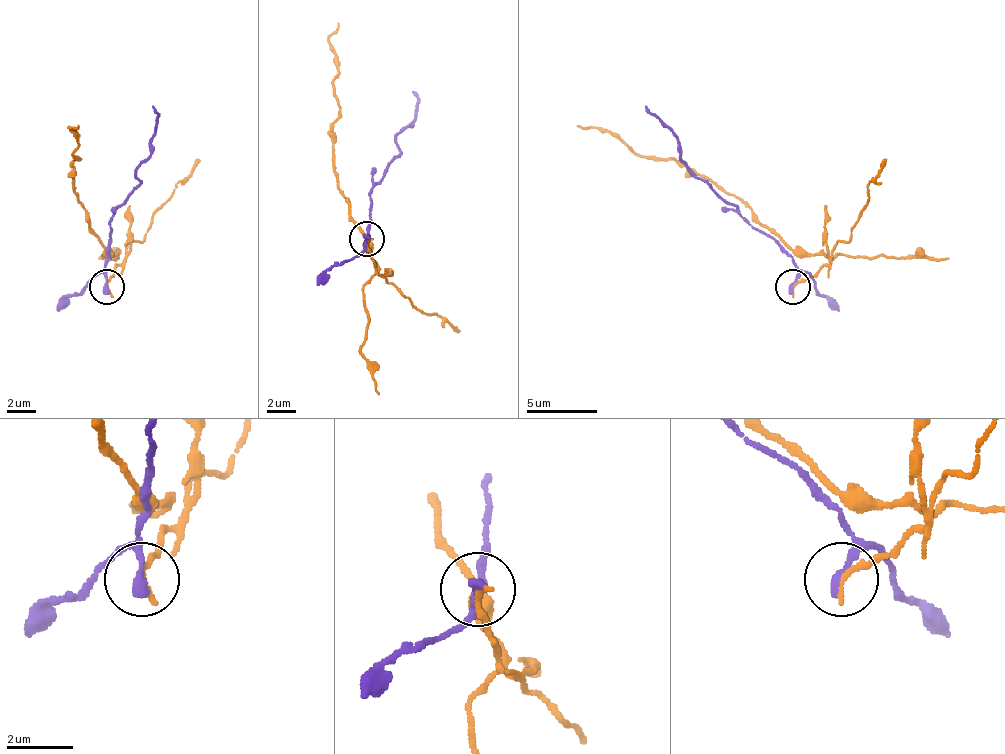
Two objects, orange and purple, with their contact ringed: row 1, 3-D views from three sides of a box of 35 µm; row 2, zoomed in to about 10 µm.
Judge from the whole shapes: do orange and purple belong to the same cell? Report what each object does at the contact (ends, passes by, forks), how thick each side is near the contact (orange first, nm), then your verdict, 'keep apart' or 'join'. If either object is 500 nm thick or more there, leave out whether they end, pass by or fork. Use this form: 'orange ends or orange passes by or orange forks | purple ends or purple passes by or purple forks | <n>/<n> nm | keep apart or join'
orange ends | purple ends | 190/320 nm | keep apart

